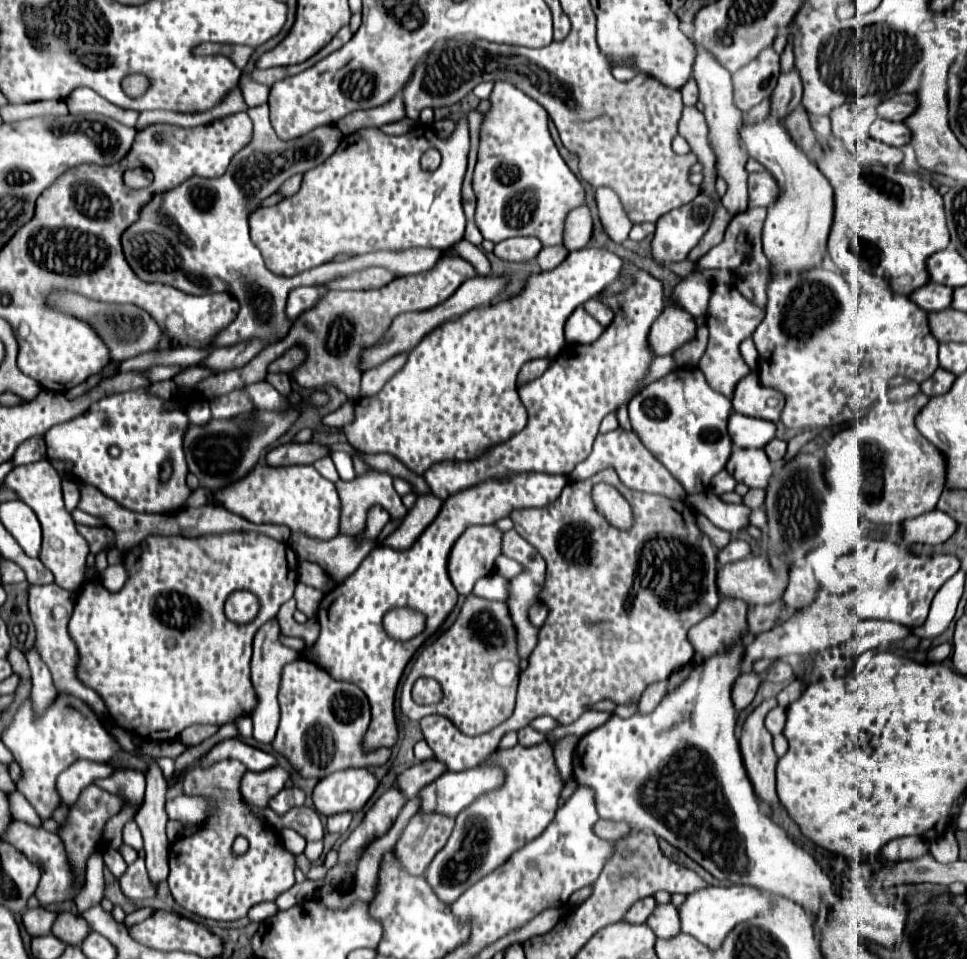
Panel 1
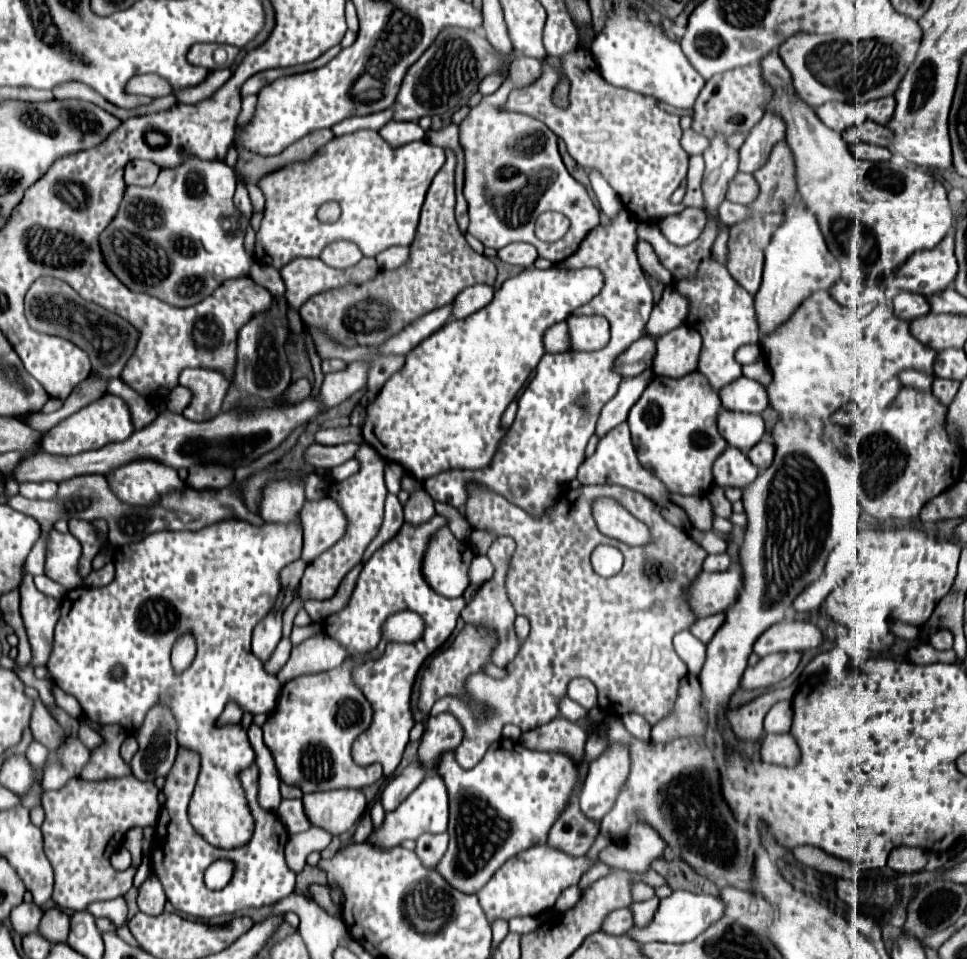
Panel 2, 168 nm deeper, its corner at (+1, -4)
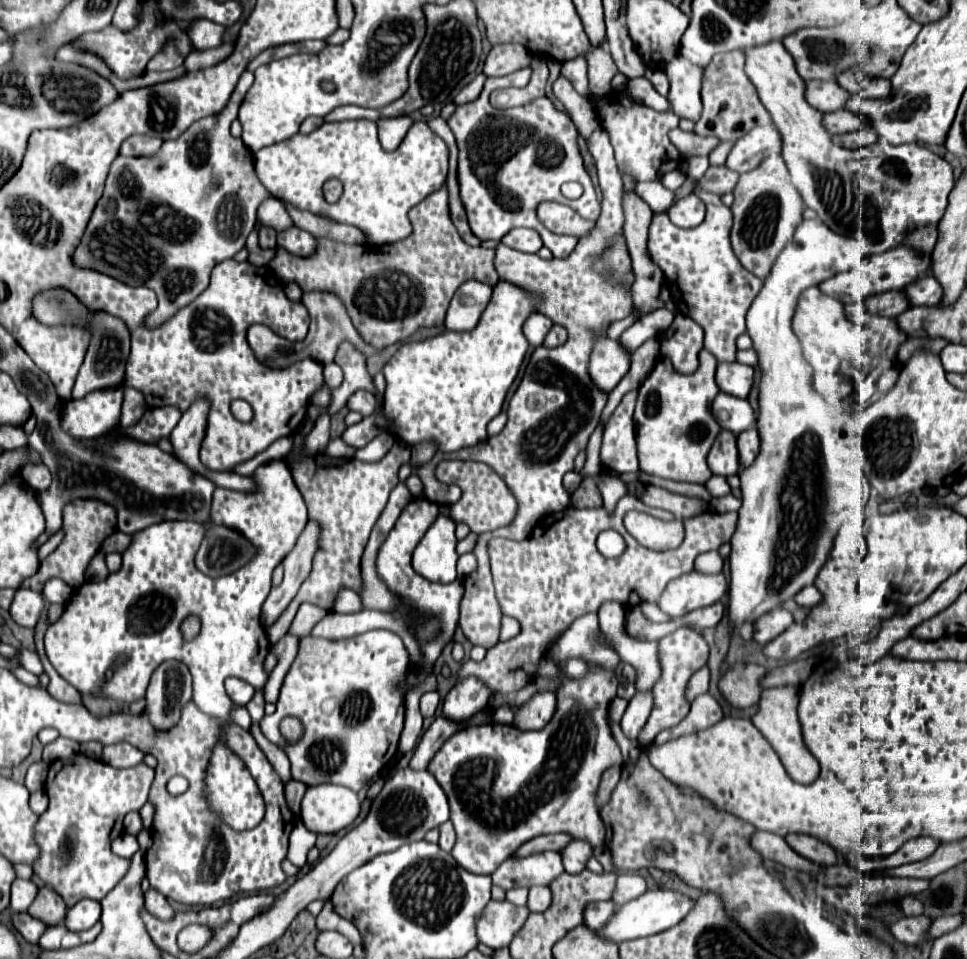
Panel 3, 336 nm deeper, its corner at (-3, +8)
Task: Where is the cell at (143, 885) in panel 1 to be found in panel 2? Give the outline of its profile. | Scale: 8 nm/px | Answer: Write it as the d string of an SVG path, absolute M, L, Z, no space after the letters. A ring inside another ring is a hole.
M132 828L130 832L126 832L124 846L132 854L132 864L138 866L140 864L140 858L142 858L142 828Z

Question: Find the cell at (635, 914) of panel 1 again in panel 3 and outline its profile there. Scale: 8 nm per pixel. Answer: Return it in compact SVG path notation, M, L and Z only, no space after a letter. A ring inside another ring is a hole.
M612 900L588 904L584 912L586 926L590 926L592 930L602 930L602 926L606 926L606 922L614 916L614 912L616 912L616 904Z

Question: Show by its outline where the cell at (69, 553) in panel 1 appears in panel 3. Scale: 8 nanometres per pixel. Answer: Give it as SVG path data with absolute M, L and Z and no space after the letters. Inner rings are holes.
M36 464L36 466L26 466L20 476L24 478L24 482L34 488L34 490L46 490L50 486L50 470L44 464Z

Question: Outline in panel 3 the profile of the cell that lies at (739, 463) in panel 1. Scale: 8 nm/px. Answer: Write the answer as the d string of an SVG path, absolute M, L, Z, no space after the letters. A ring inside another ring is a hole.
M722 430L708 454L708 466L712 474L732 476L740 472L740 454L736 446L736 436L728 430Z

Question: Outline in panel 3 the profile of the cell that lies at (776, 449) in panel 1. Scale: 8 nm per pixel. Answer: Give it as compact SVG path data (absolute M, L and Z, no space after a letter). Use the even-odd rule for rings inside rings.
M750 428L742 434L738 434L738 452L740 452L740 464L746 468L750 466L758 452L760 452L760 436L756 428Z

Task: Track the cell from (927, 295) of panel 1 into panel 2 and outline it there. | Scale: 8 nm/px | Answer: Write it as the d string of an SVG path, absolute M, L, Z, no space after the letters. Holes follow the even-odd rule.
M898 292L892 298L892 310L894 310L894 314L898 314L898 318L910 322L914 318L920 318L920 316L928 314L930 312L930 306L928 306L926 298L920 296L920 294Z

